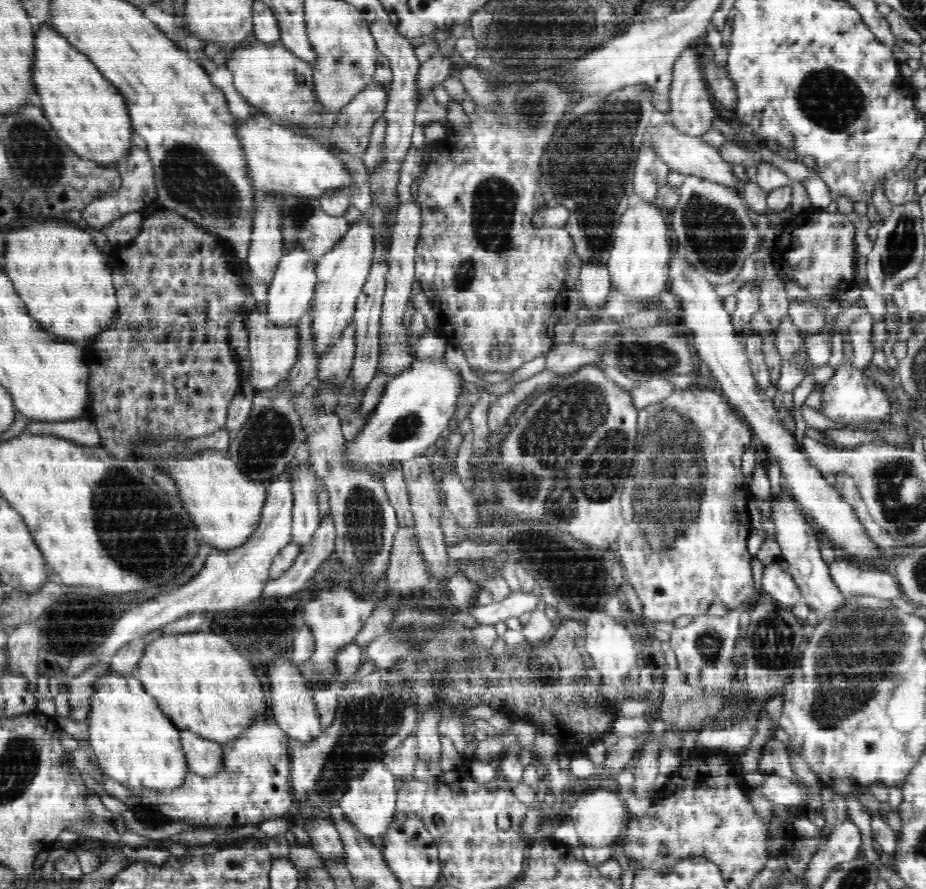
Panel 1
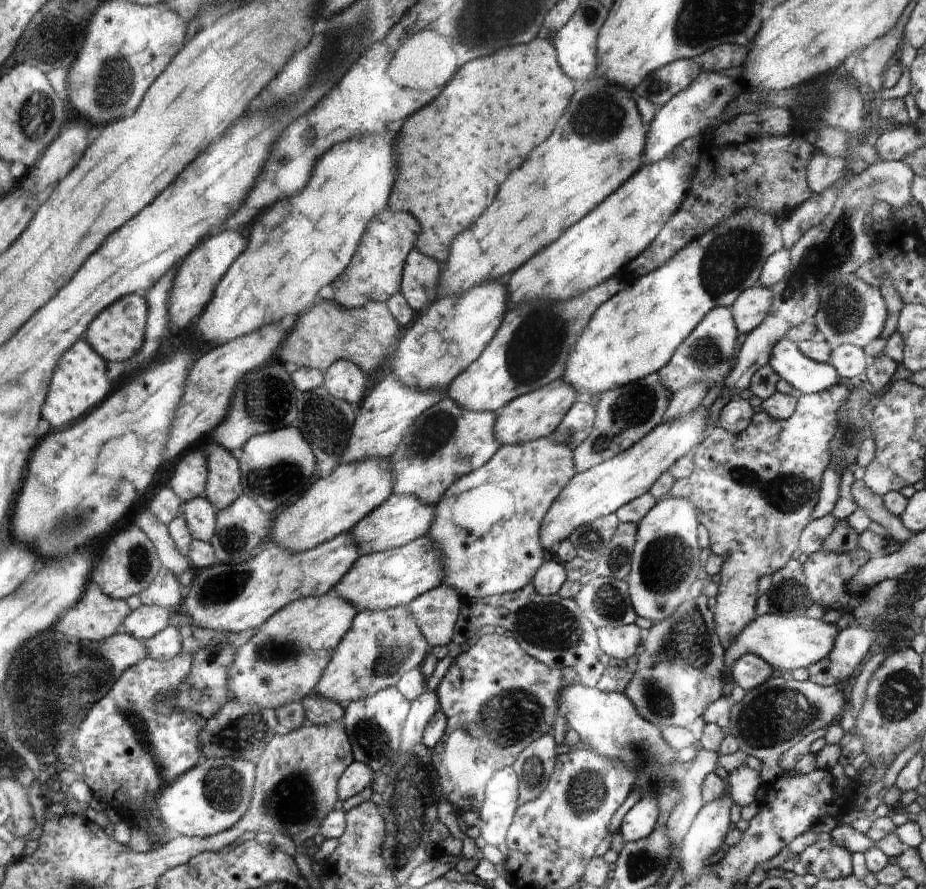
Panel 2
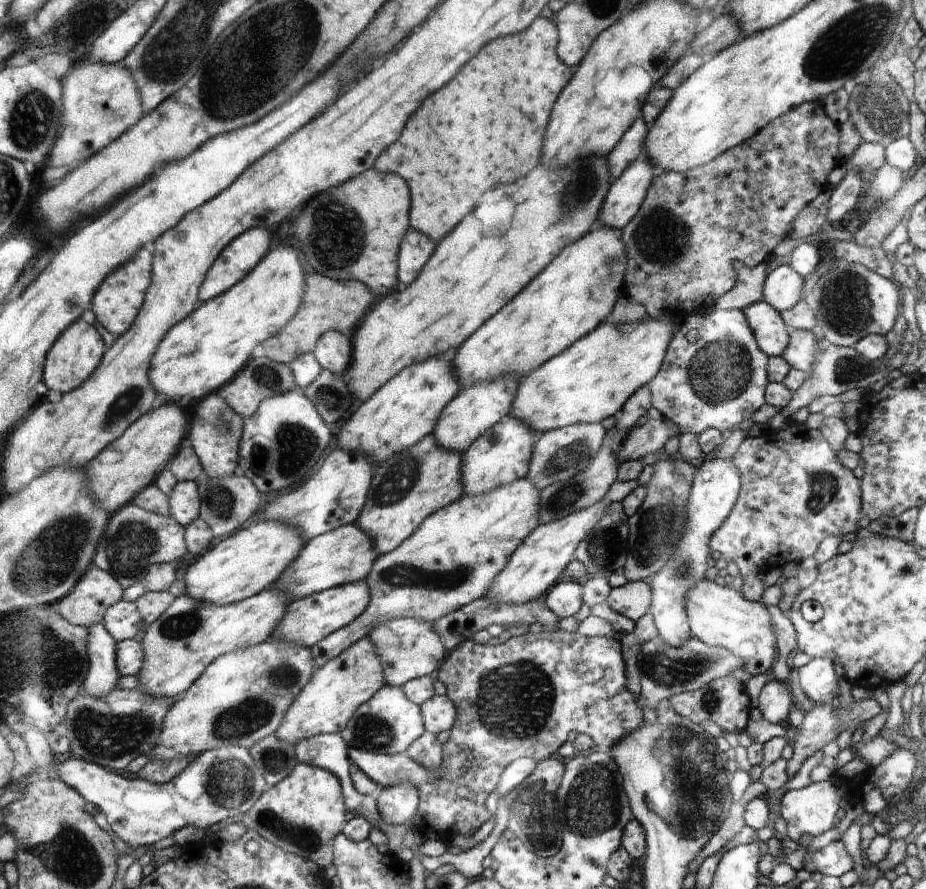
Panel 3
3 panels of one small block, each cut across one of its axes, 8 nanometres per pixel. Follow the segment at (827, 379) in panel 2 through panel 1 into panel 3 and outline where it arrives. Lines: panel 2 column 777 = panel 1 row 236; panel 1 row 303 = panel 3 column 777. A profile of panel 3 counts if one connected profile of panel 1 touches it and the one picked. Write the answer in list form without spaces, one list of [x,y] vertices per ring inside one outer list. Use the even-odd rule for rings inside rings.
[[[761,301],[744,311],[751,330],[756,334],[760,351],[768,357],[782,357],[790,344],[790,329],[774,307]]]

